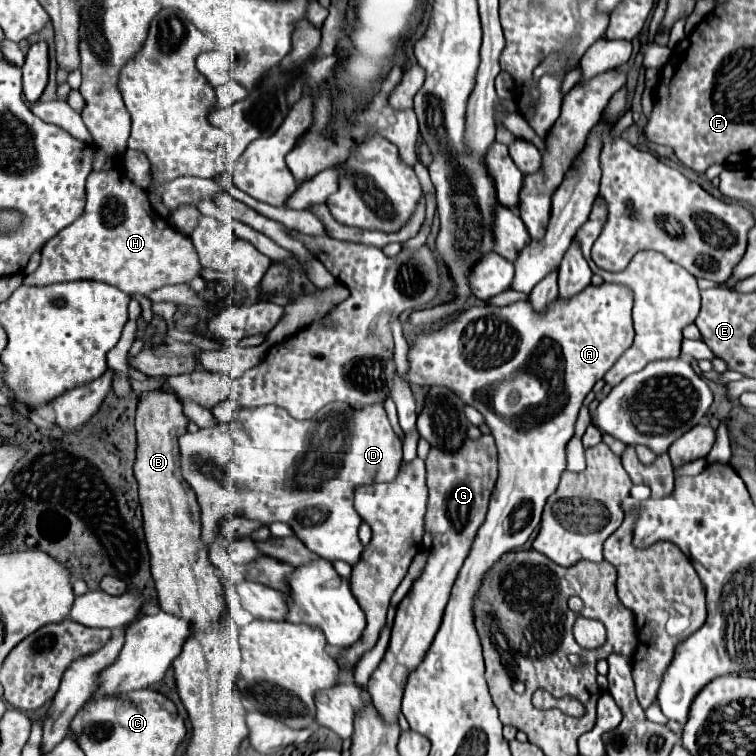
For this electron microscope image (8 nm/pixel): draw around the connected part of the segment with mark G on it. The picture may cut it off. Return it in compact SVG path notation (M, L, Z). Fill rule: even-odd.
M483 434L479 440L467 440L455 454L431 448L425 466L429 486L425 530L433 534L433 548L421 578L413 584L409 594L397 606L391 642L367 684L367 692L371 694L373 706L377 708L381 720L387 724L399 724L401 698L407 676L411 670L419 666L419 662L423 662L439 630L451 586L463 566L463 560L467 558L467 550L471 548L475 532L483 524L483 518L487 514L487 502L495 488L499 466L495 440L491 438L491 434Z

